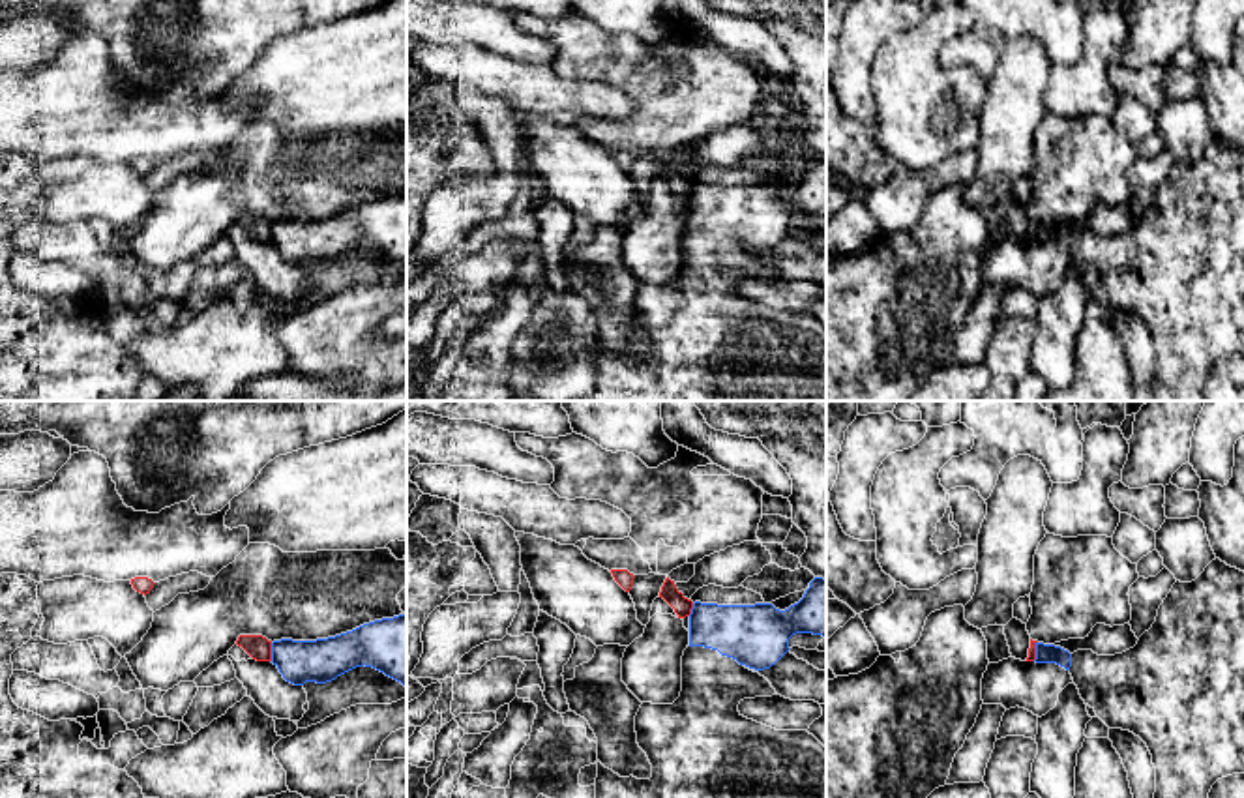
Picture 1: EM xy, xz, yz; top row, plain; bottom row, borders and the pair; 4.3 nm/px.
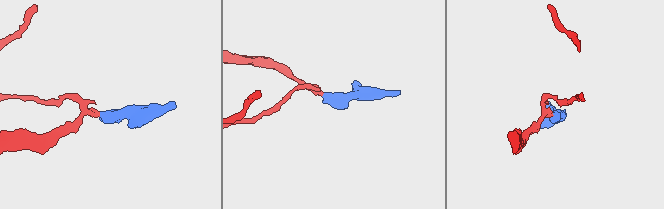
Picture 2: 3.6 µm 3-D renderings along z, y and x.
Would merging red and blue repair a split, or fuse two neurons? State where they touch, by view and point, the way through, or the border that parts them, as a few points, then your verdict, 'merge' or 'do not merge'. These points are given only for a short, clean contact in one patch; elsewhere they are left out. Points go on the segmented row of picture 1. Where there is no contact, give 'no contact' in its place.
contact xy (270, 652); border xy (270, 643), (272, 660); do not merge

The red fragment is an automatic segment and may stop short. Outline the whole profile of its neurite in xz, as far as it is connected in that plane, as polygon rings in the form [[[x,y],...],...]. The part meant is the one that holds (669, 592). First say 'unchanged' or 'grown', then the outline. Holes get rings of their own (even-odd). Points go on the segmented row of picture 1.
unchanged | [[[669,577],[665,579],[659,598],[663,598],[678,614],[678,618],[686,618],[691,614],[693,609],[693,601],[688,599],[674,584],[674,581],[671,581]]]

